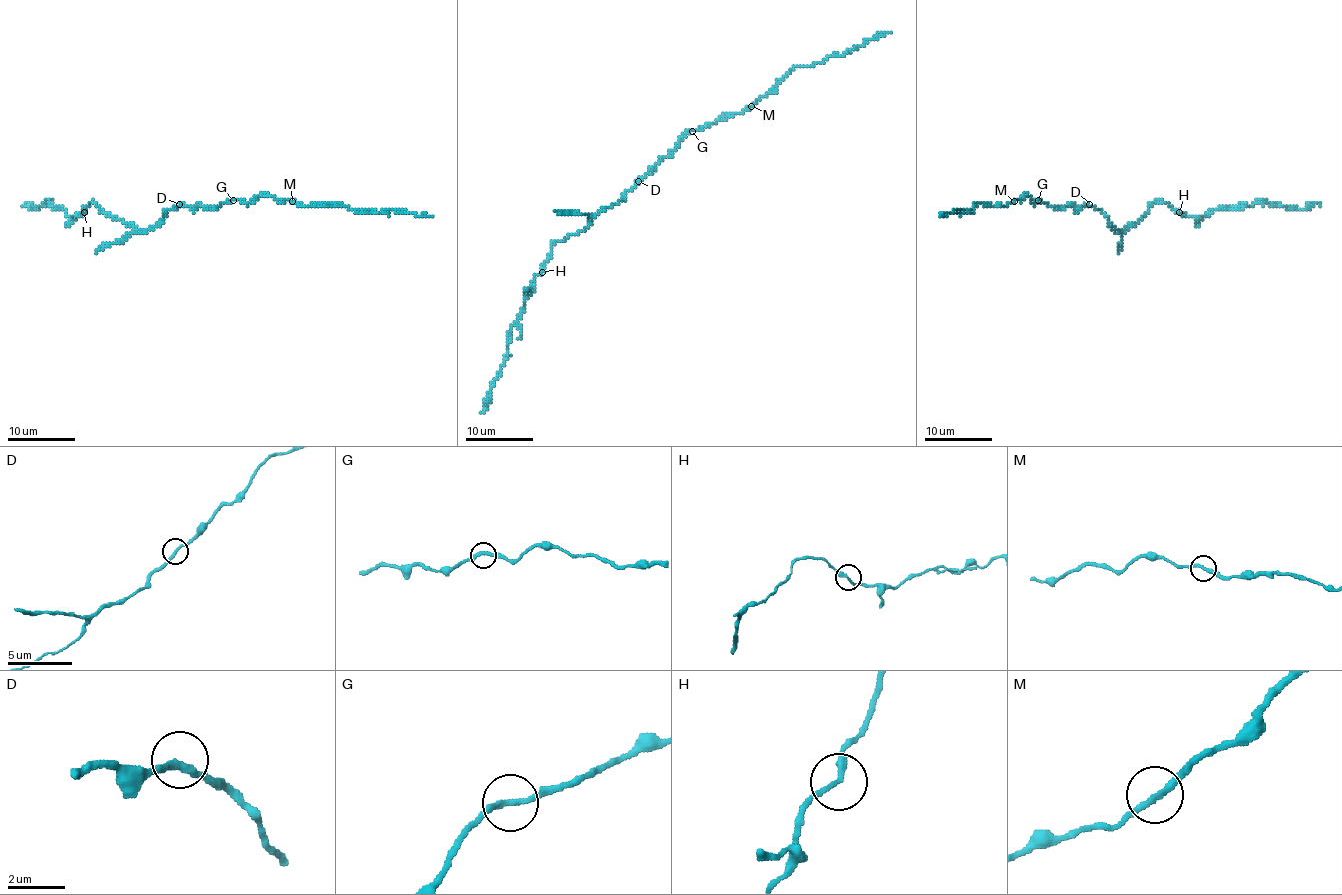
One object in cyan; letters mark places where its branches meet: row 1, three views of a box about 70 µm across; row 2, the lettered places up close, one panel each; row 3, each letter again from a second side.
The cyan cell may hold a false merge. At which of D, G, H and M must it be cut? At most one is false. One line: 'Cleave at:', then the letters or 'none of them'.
Cleave at: none of them

